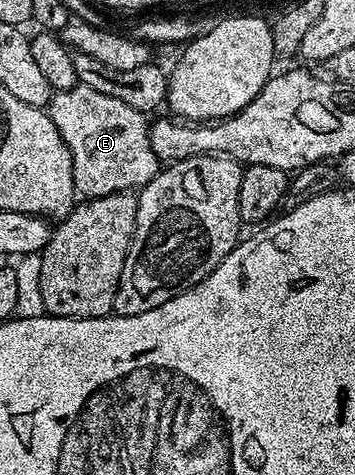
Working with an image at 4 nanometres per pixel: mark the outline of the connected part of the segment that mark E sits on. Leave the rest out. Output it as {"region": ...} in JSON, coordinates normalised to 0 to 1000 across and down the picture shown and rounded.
{"region":[[[223,177],[197,189],[158,192],[138,213],[132,238],[144,244],[155,269],[166,269],[166,286],[177,286],[200,320],[206,398],[231,419],[386,404],[439,371],[448,335],[425,312],[423,251],[394,232],[369,227],[369,219],[346,219],[346,211],[324,211],[324,202],[299,202],[290,194],[268,194],[268,185]]]}

